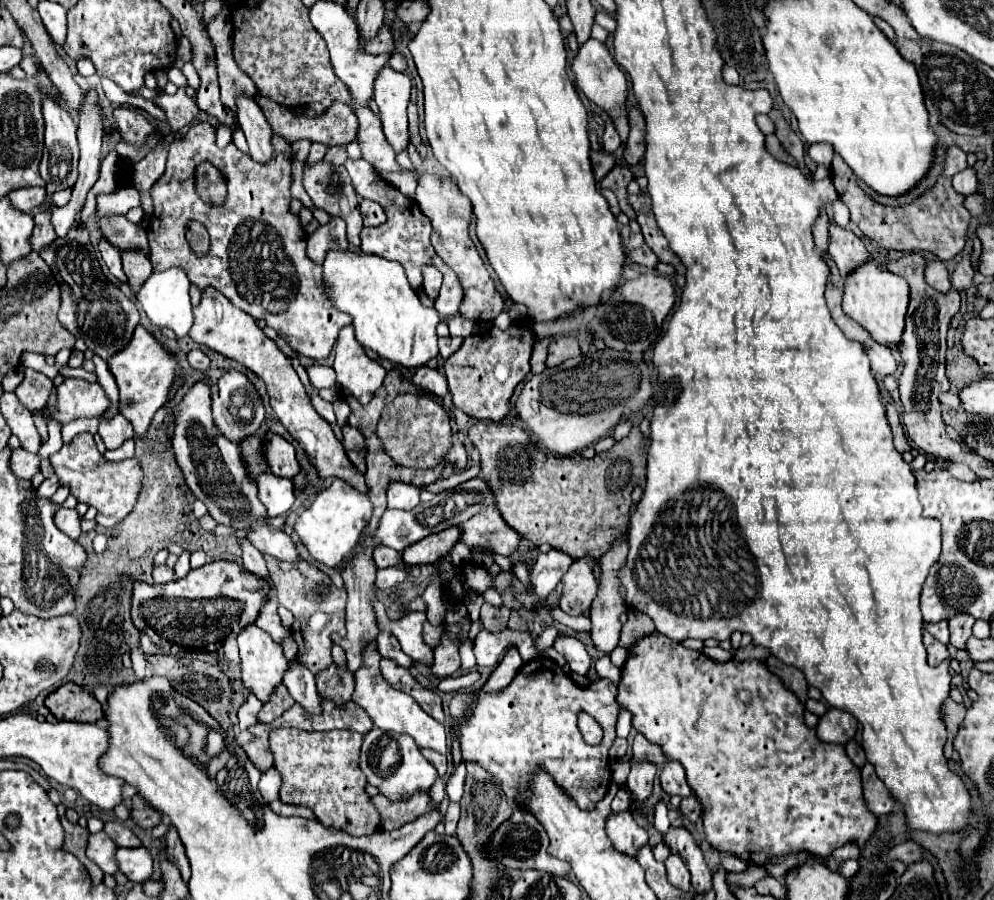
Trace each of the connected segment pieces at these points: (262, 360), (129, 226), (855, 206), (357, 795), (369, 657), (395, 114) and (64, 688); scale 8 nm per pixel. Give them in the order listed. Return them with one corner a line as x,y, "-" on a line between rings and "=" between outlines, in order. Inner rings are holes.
207,287
201,291
201,301
197,307
193,307
193,327
189,331
189,337
205,345
237,363
253,371
261,381
267,385
267,395
271,399
271,409
275,417
285,425
285,429
291,433
293,439
299,441
299,445
307,451
311,463
319,469
321,477
339,477
347,481
351,487
355,487
361,493
369,493
369,487
363,479
363,475
353,467
353,463
347,459
343,445
337,441
337,437
331,431
331,425
319,417
319,413
313,409
303,383
299,381
297,371
293,369
291,359
277,347
273,339
269,339
263,329
257,327
255,319
237,309
229,299
225,299
217,289
=
125,215
99,217
99,229
103,239
107,239
119,251
143,251
149,257
147,231
131,223
=
953,145
945,153
945,163
943,163
943,173
937,177
935,185
913,199
909,205
901,207
889,207
873,201
857,183
857,177
851,173
849,165
841,159
841,155
833,157
831,163
831,179
833,185
841,197
841,201
849,207
851,211
851,221
863,231
865,237
877,241
885,249
895,249
903,253
915,253
915,251
929,251
939,259
953,259
957,253
963,251
965,241
967,241
967,231
969,231
969,221
971,215
967,209
963,209
963,197
953,191
951,187
951,177
967,167
965,153
=
275,729
269,735
275,769
283,777
281,801
309,807
317,821
347,833
371,835
381,829
381,815
365,791
367,777
359,767
363,735
353,731
301,731
=
371,643
365,651
363,651
363,661
365,665
355,671
355,691
353,691
353,701
357,705
361,705
367,715
373,719
375,727
385,729
385,731
395,731
395,733
409,733
419,749
433,749
437,753
445,753
445,727
441,723
437,723
433,717
429,717
413,697
393,689
383,677
381,677
381,669
379,669
379,653
377,653
377,645
=
385,65
377,73
373,83
373,99
379,105
379,117
383,131
391,147
399,153
407,147
407,103
411,93
411,79
405,73
399,73
=
65,683
45,699
45,707
53,717
65,721
95,723
103,717
99,701
75,683

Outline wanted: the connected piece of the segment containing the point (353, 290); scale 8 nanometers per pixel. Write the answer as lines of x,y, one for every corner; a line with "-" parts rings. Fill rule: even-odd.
327,251
323,261
325,295
329,303
353,317
355,339
403,367
421,367
429,359
437,357
437,325
439,313
433,307
425,307
417,293
411,289
405,269
397,261
365,253
365,251

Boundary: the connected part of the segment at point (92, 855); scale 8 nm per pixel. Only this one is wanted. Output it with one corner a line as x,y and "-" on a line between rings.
103,831
89,835
89,839
87,839
87,857
93,863
97,863
103,873
115,873
117,871
117,865
113,861
115,849
117,849
117,845
113,845
113,841

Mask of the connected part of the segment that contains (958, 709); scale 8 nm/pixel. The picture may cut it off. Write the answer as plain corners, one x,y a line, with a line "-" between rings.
945,701
945,709
943,709
943,713
945,713
945,721
947,721
947,733
949,733
949,737
951,739
955,739
955,735
957,735
957,729
961,727
961,723
963,723
963,719
965,719
965,705
963,703
955,703
955,701

